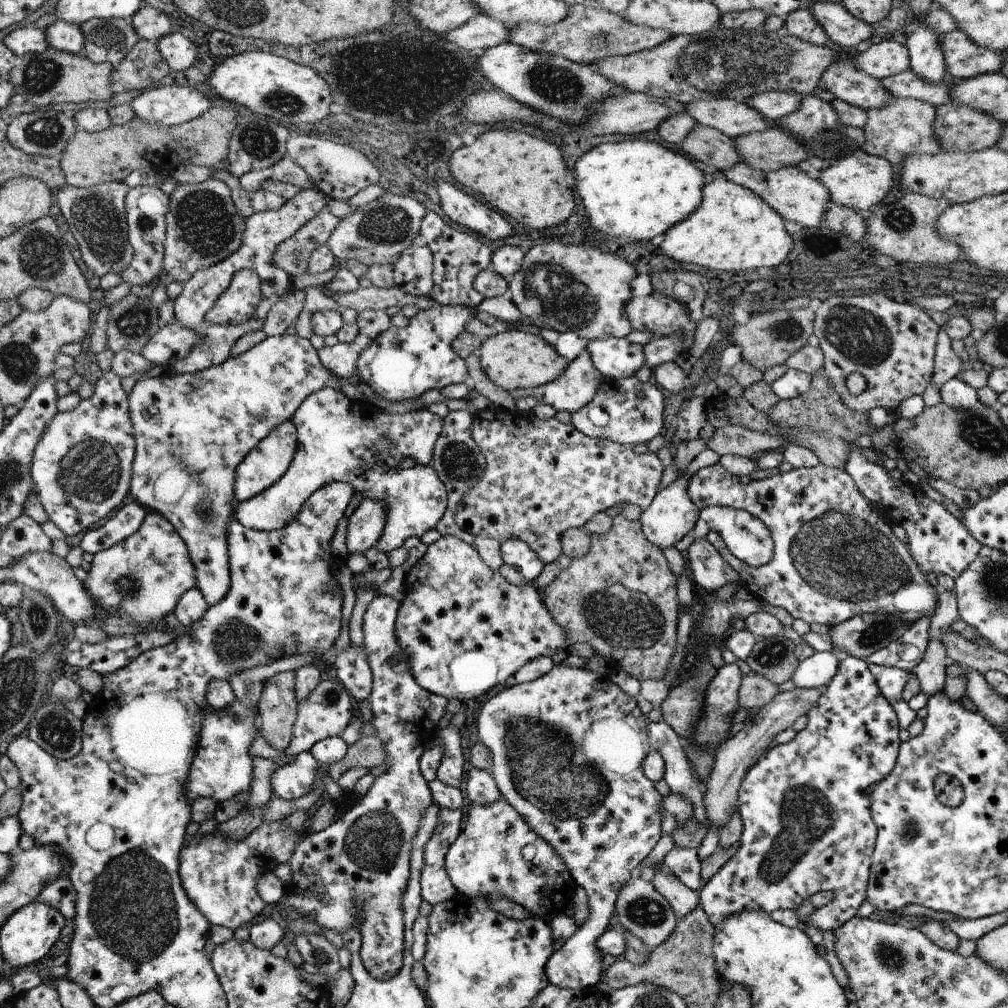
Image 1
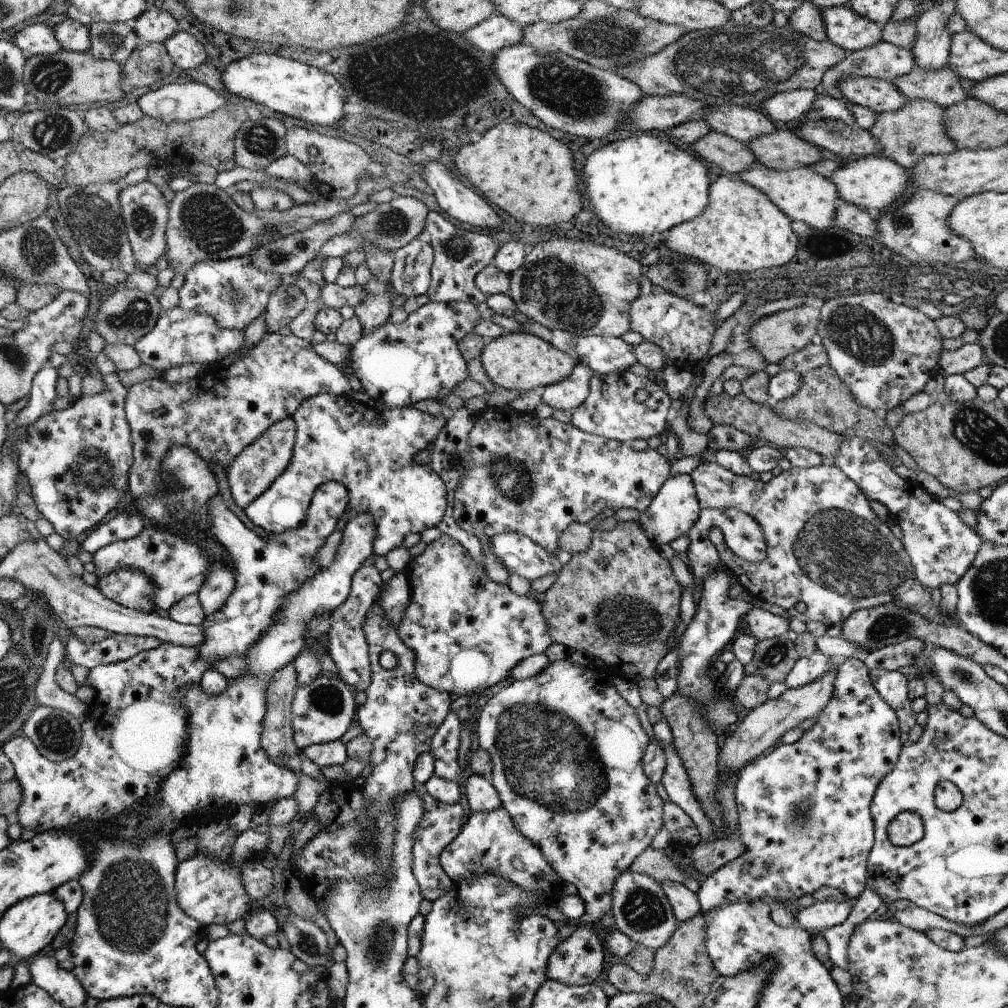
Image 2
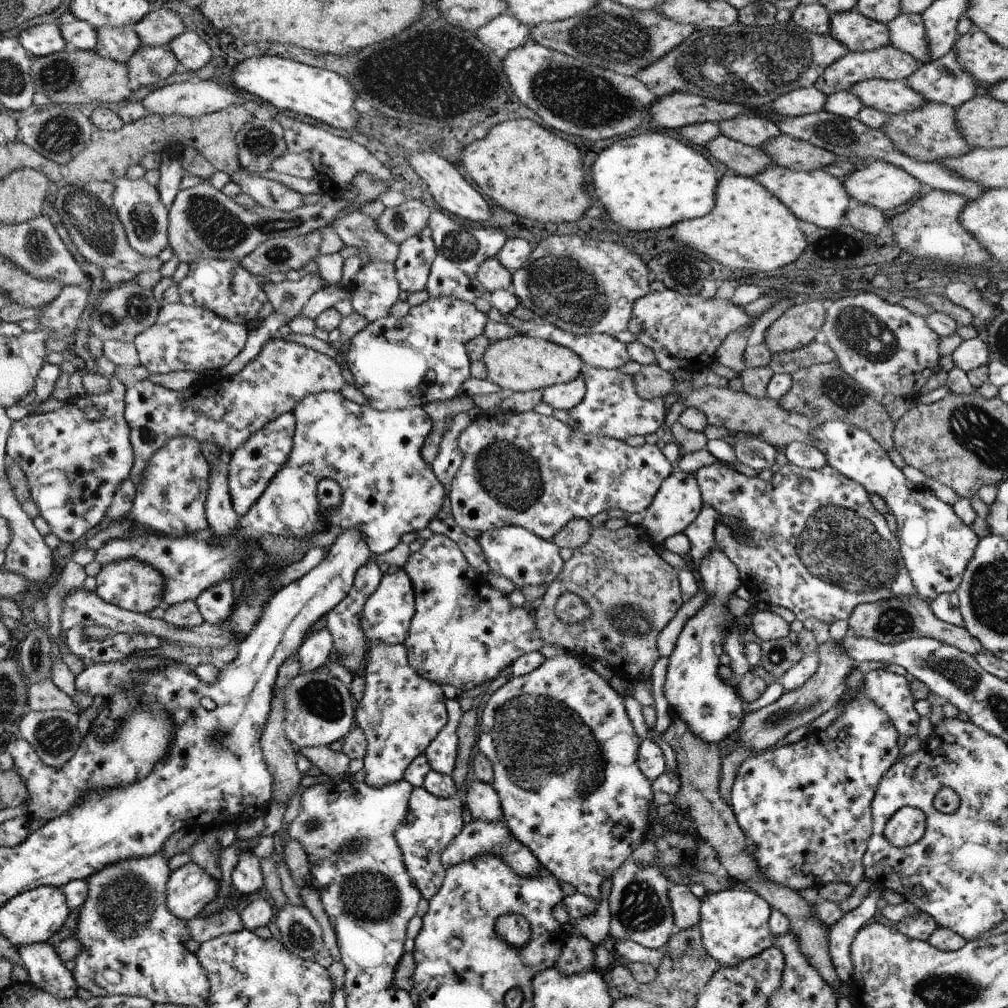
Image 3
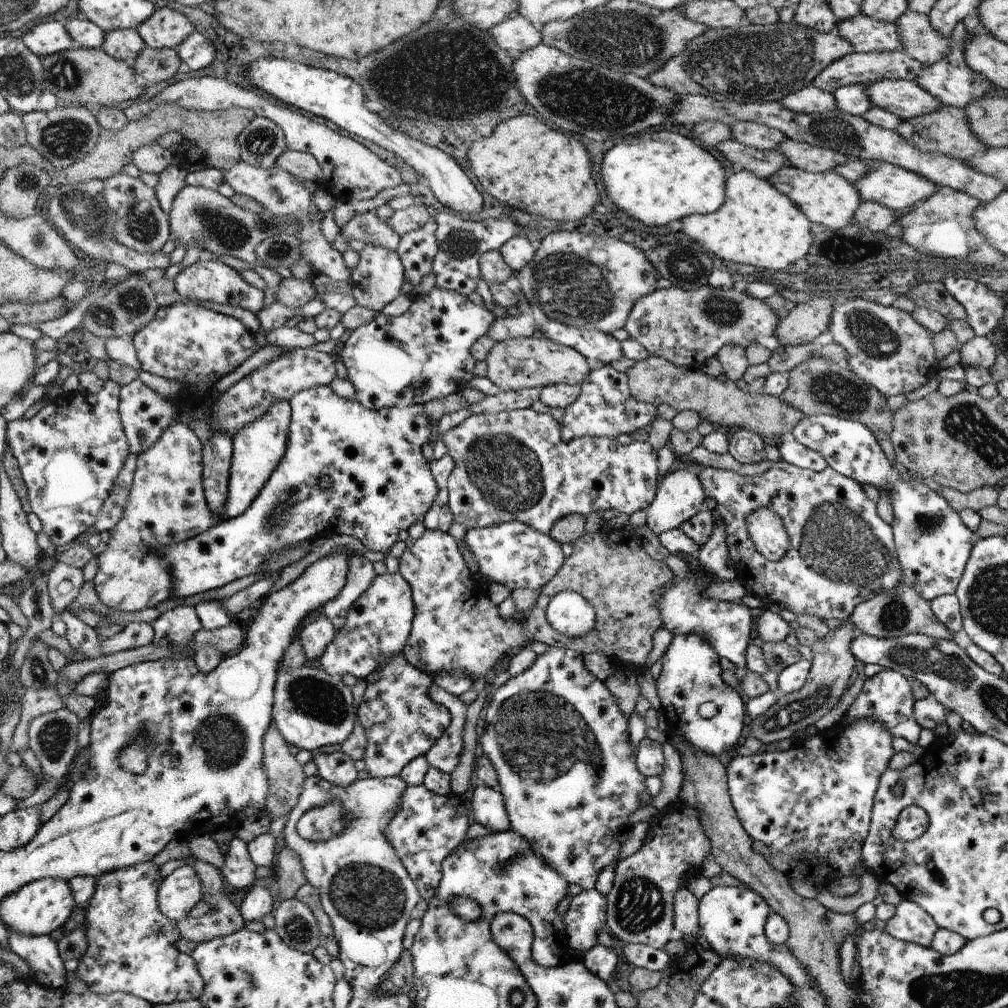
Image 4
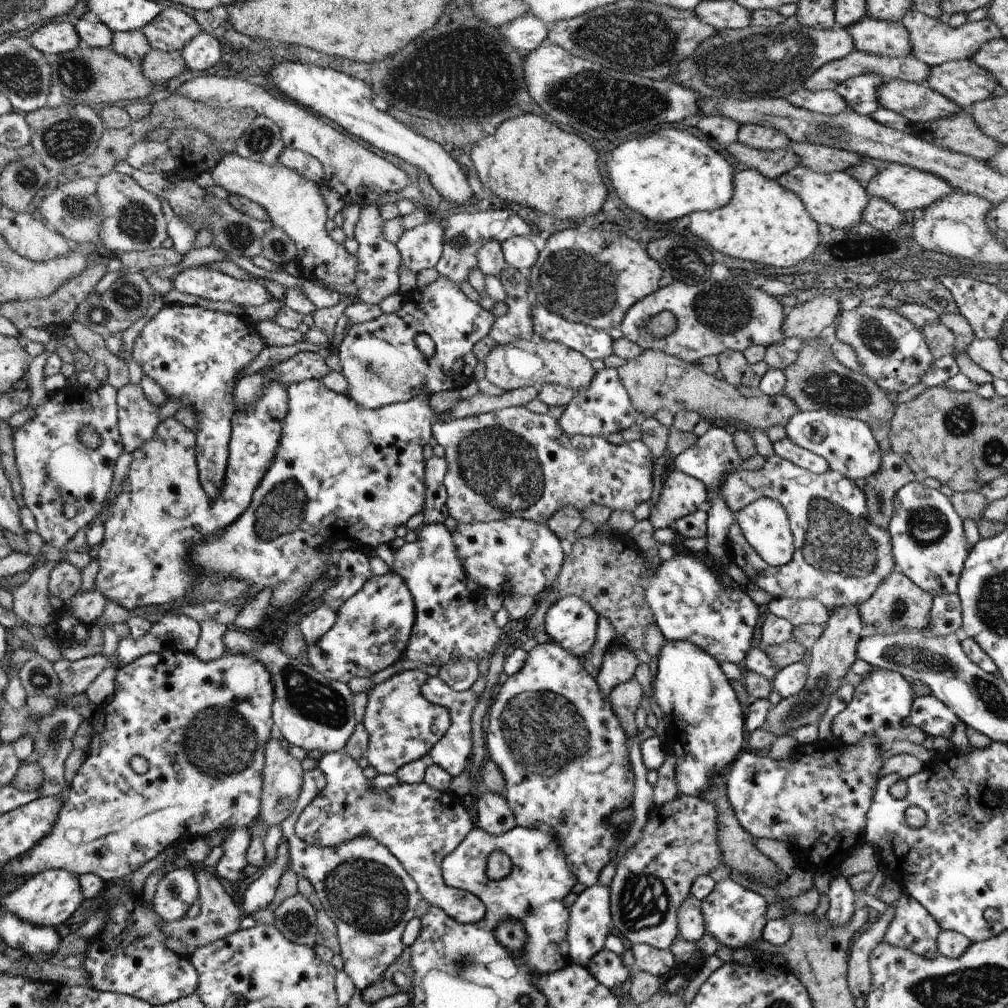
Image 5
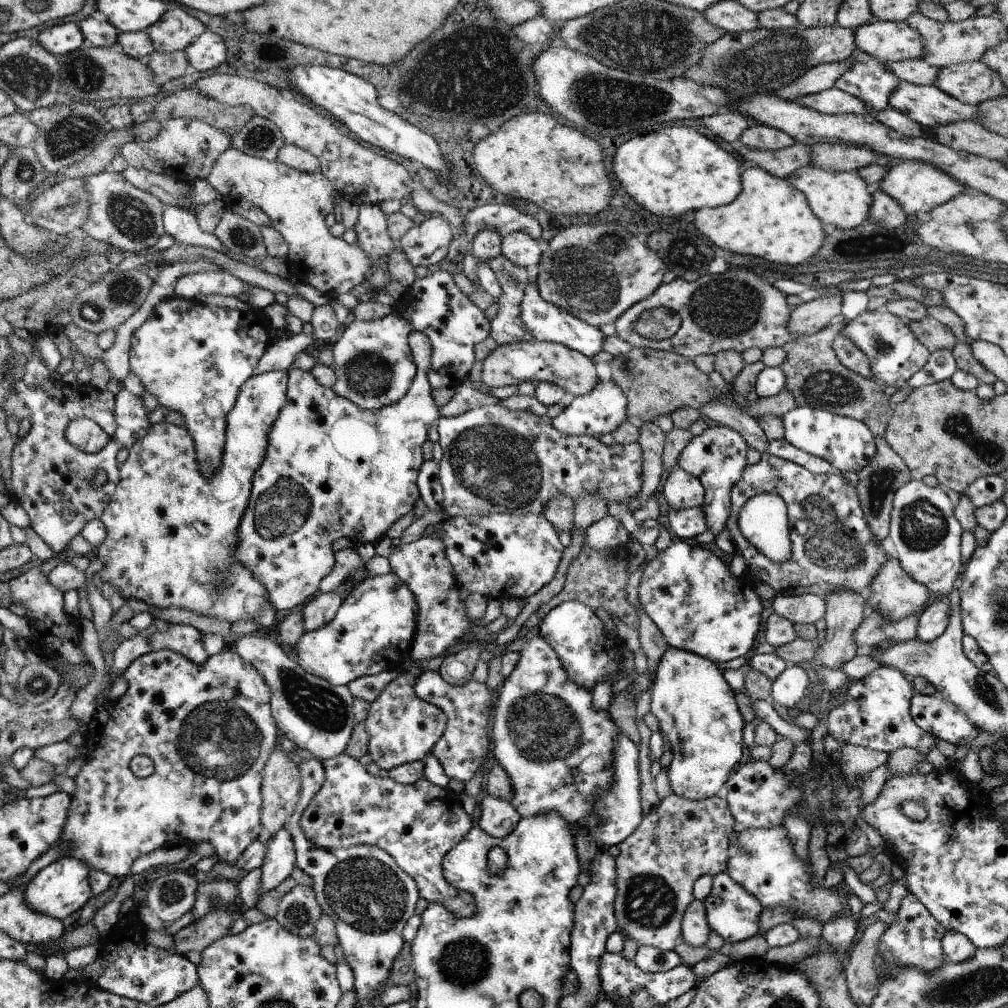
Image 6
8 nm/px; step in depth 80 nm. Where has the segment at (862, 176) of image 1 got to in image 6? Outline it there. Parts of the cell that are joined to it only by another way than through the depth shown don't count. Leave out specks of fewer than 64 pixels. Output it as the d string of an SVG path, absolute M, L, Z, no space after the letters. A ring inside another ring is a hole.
M903 161L901 164L892 166L875 188L879 188L894 199L907 215L916 215L916 212L931 212L937 206L948 202L948 199L966 190L963 184L950 178L945 172L918 161Z

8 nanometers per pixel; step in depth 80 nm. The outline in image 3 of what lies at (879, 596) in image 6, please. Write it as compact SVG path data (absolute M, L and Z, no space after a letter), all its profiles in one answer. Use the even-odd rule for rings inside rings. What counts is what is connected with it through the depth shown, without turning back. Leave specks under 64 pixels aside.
M917 594L908 597L886 598L879 602L862 603L856 606L852 612L848 625L851 636L877 640L885 645L928 637L955 646L958 650L971 654L973 657L988 652L980 641L962 627L953 626L936 618L930 609L929 602Z

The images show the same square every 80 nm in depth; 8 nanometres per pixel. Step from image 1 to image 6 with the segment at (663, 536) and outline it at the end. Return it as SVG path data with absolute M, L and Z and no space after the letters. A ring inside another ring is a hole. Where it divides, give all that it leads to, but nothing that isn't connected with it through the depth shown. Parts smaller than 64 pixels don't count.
M678 467L671 469L669 473L663 486L667 506L674 509L700 507L705 497L705 488L700 480Z

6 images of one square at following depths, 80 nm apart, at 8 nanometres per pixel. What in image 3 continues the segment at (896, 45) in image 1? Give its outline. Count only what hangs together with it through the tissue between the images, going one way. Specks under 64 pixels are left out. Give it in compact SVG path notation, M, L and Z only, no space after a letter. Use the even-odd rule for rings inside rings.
M890 44L880 46L876 50L848 51L848 54L845 54L840 60L828 66L822 76L817 78L814 86L827 96L848 91L853 84L868 79L884 79L887 81L907 79L919 65L920 63L911 54L898 50Z

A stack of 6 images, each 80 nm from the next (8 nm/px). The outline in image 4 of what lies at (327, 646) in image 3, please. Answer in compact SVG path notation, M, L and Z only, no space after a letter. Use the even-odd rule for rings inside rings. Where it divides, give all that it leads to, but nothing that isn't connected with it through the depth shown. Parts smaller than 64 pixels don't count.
M320 616L314 622L302 627L298 640L304 648L304 655L308 664L315 664L317 659L324 654L326 646L334 640L334 624L326 616Z

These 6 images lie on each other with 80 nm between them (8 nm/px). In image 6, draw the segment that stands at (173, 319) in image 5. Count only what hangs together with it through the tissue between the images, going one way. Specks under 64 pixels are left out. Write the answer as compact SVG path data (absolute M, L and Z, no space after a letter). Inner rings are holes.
M174 296L163 300L132 335L130 372L141 380L146 391L156 396L160 405L184 416L186 427L194 436L199 471L205 479L212 477L221 468L225 454L227 418L237 404L241 387L254 375L258 361L273 341L271 330L270 319L259 307L252 306L249 312L240 312L206 305L197 299Z

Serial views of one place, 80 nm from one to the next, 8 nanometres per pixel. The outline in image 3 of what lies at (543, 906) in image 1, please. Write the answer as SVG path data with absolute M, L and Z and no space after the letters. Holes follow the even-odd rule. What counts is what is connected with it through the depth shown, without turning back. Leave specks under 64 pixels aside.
M472 819L464 825L458 836L443 850L441 863L445 869L469 863L478 859L481 855L490 855L500 852L500 858L519 876L525 879L532 879L544 868L543 864L536 858L536 855L510 832L505 825L505 820L487 821L482 819Z

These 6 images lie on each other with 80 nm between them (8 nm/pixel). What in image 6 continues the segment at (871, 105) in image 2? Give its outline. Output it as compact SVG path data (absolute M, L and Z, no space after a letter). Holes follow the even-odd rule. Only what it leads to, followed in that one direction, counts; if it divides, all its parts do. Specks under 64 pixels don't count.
M900 81L888 97L888 104L907 114L924 128L974 119L977 120L977 105L969 105L952 98L934 85L915 85Z

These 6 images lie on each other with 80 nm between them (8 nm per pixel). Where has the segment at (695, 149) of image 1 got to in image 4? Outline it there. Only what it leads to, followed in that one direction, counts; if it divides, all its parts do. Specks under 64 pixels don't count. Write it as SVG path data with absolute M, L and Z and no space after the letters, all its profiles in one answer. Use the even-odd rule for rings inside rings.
M733 138L719 142L716 144L716 148L734 166L740 166L740 168L744 168L744 170L748 170L762 179L768 179L780 168L790 165L786 156L782 152L778 152L777 149L757 150L741 144Z

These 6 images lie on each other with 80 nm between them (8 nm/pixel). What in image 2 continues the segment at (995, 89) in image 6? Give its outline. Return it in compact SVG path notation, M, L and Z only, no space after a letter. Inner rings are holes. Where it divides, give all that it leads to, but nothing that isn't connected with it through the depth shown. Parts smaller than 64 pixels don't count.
M915 66L908 74L890 82L907 99L932 101L945 109L967 98L959 78L949 66L937 71L927 71Z

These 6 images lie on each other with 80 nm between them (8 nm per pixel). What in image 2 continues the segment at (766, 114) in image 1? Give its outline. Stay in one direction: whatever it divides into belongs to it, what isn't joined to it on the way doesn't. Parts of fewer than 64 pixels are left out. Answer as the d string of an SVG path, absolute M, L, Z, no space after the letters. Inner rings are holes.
M798 89L787 93L776 93L762 103L774 122L794 122L810 108L818 94L813 90Z

